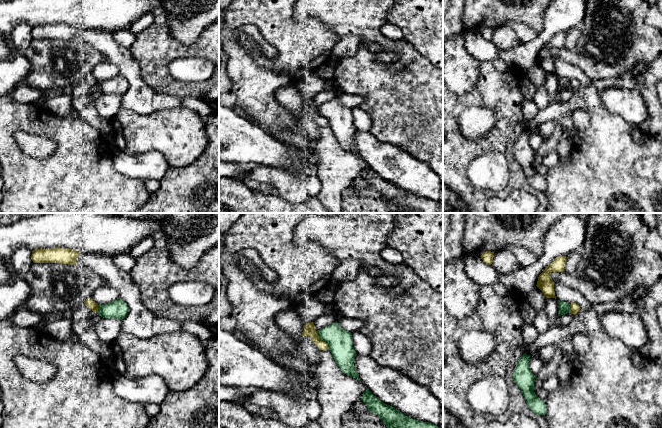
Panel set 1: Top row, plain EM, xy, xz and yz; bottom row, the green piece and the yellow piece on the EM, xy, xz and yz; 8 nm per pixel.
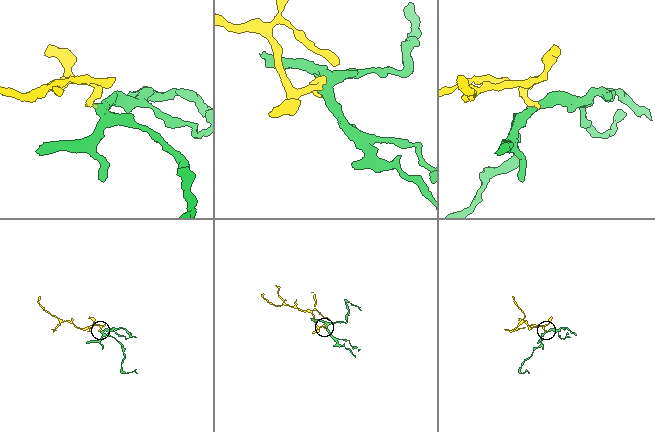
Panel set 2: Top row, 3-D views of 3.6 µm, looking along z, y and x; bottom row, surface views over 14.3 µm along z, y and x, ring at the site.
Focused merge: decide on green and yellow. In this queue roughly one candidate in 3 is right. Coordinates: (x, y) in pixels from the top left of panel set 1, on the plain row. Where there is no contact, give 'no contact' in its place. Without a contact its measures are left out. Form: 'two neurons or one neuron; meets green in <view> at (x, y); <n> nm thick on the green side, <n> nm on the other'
two neurons; meets green in xz at (322, 116); 200 nm thick on the green side, 90 nm on the other

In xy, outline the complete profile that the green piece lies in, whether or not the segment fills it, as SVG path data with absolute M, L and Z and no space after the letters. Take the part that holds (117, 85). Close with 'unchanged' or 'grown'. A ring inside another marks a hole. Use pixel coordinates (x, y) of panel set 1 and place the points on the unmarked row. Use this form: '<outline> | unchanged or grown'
M118 74L107 80L98 82L97 89L103 94L114 94L123 96L129 88L127 80Z | unchanged

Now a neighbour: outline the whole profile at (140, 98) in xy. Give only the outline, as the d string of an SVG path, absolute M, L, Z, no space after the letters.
M84 28L80 29L76 38L97 48L129 83L128 90L122 96L121 109L147 115L182 106L180 98L158 94L142 80L140 66L130 49L116 43L113 32Z

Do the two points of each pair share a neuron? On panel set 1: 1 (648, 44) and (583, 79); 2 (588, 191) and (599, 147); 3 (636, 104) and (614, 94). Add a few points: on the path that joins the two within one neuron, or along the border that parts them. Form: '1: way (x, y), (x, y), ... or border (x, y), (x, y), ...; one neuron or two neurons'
1: border (569, 63), (579, 67), (592, 79), (612, 77); two neurons
2: way (594, 180), (596, 164), (599, 158); one neuron
3: way (631, 104), (619, 99); one neuron

